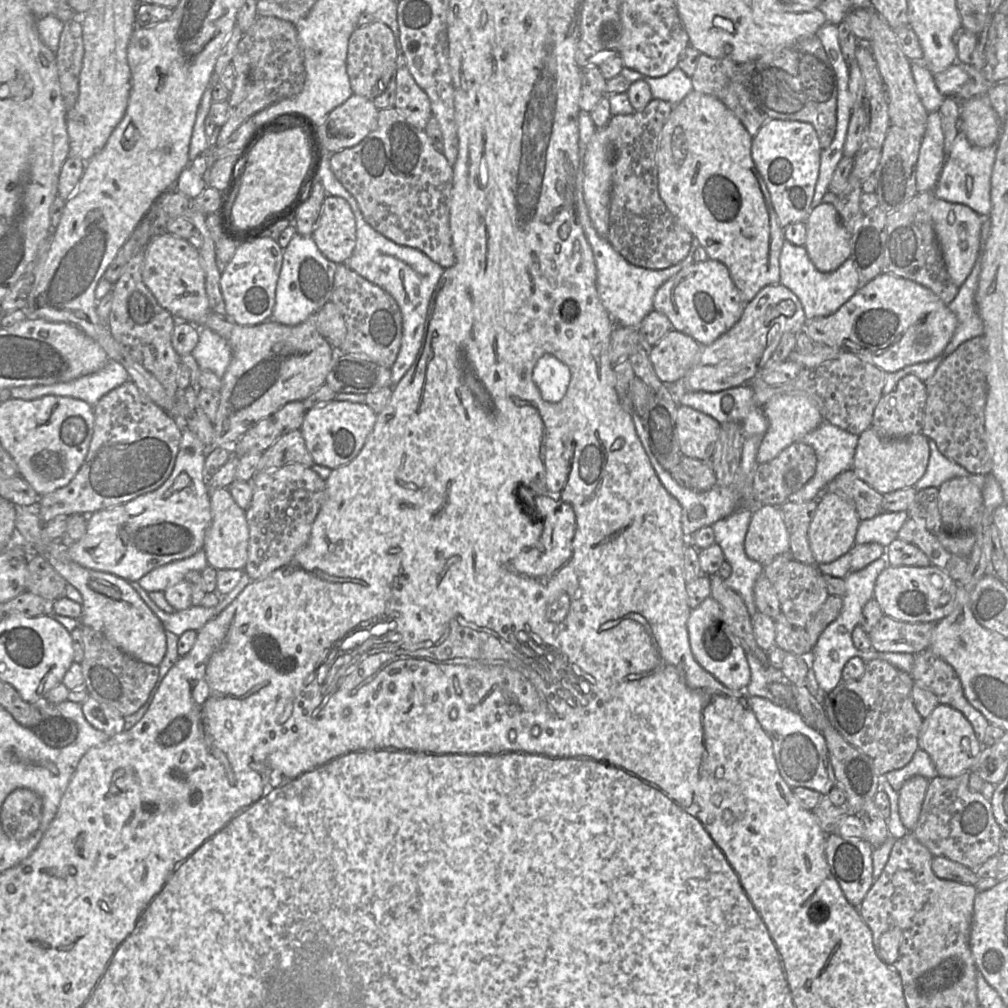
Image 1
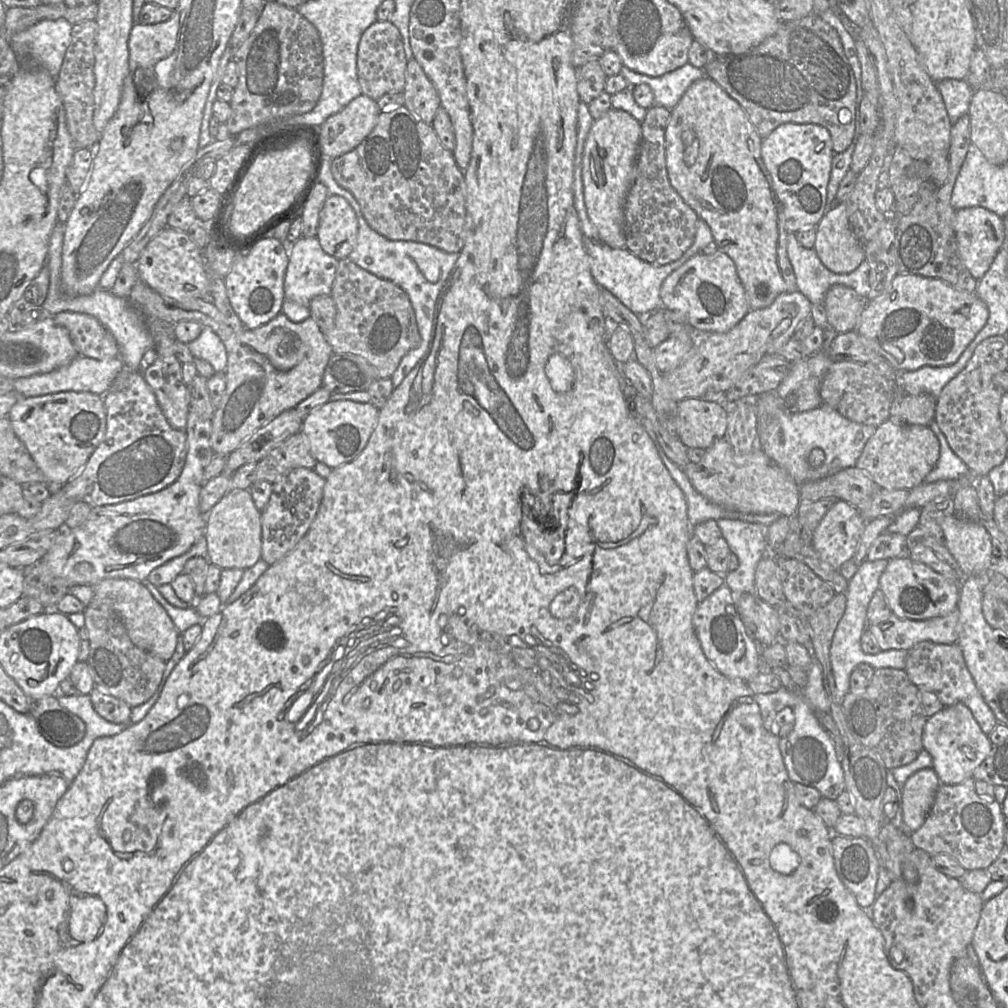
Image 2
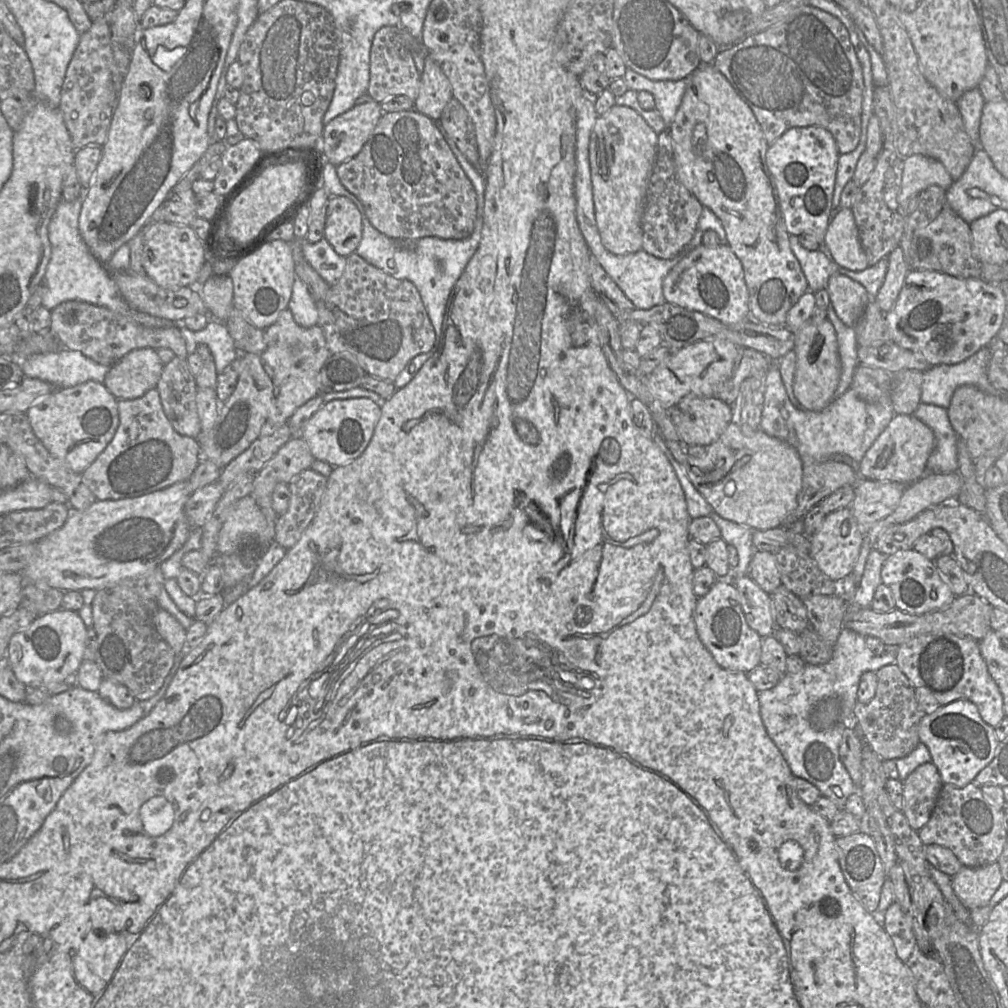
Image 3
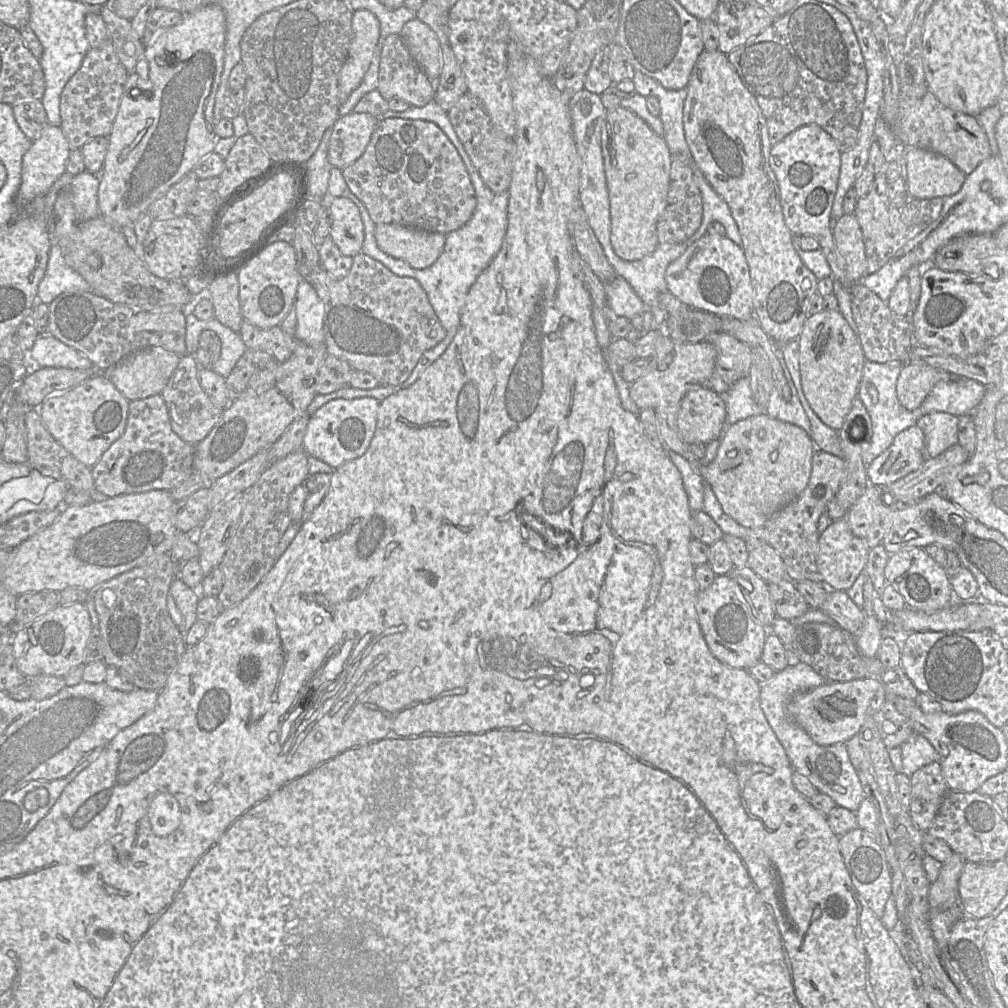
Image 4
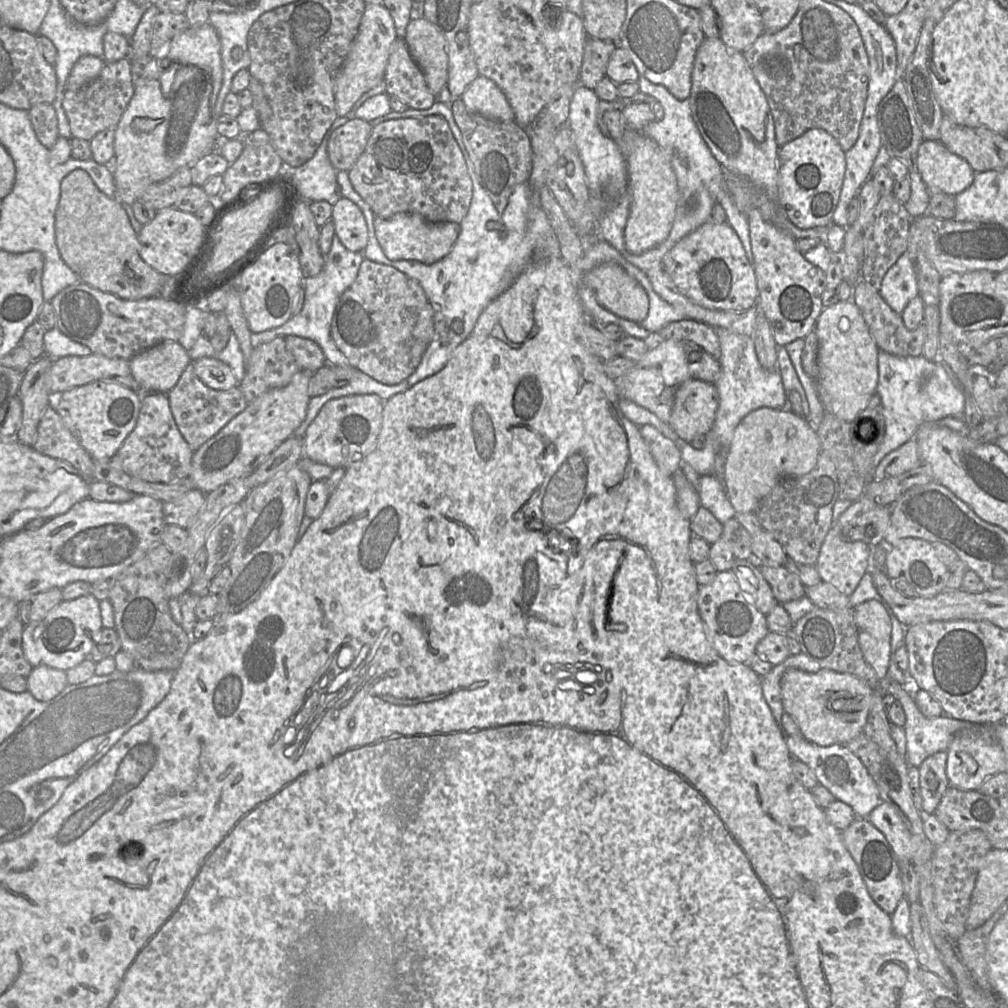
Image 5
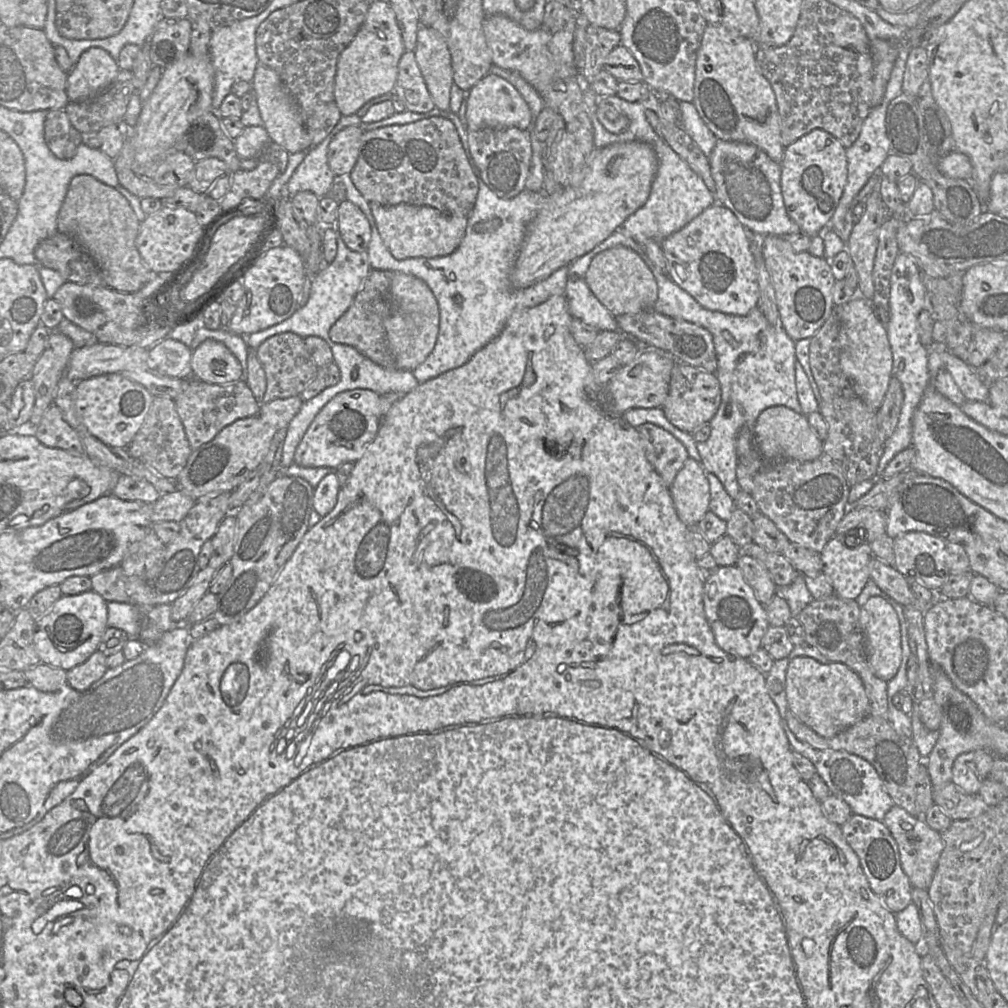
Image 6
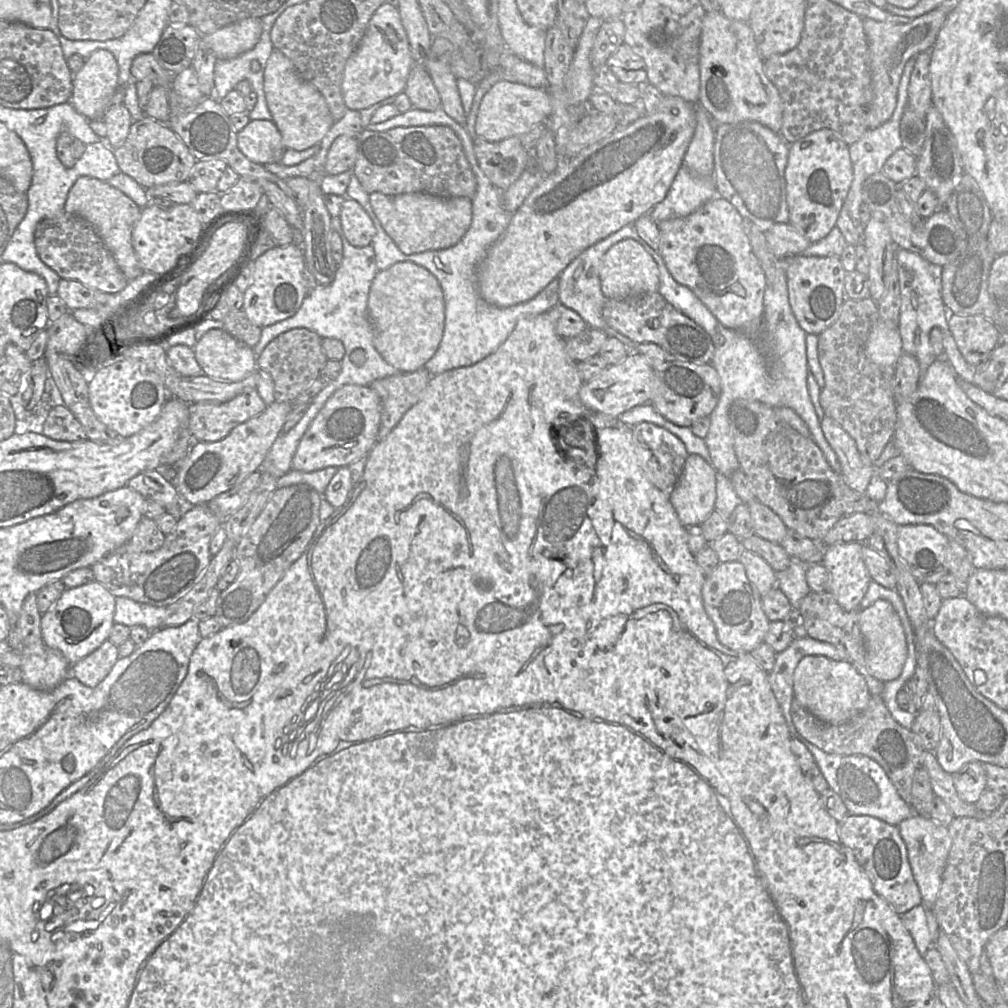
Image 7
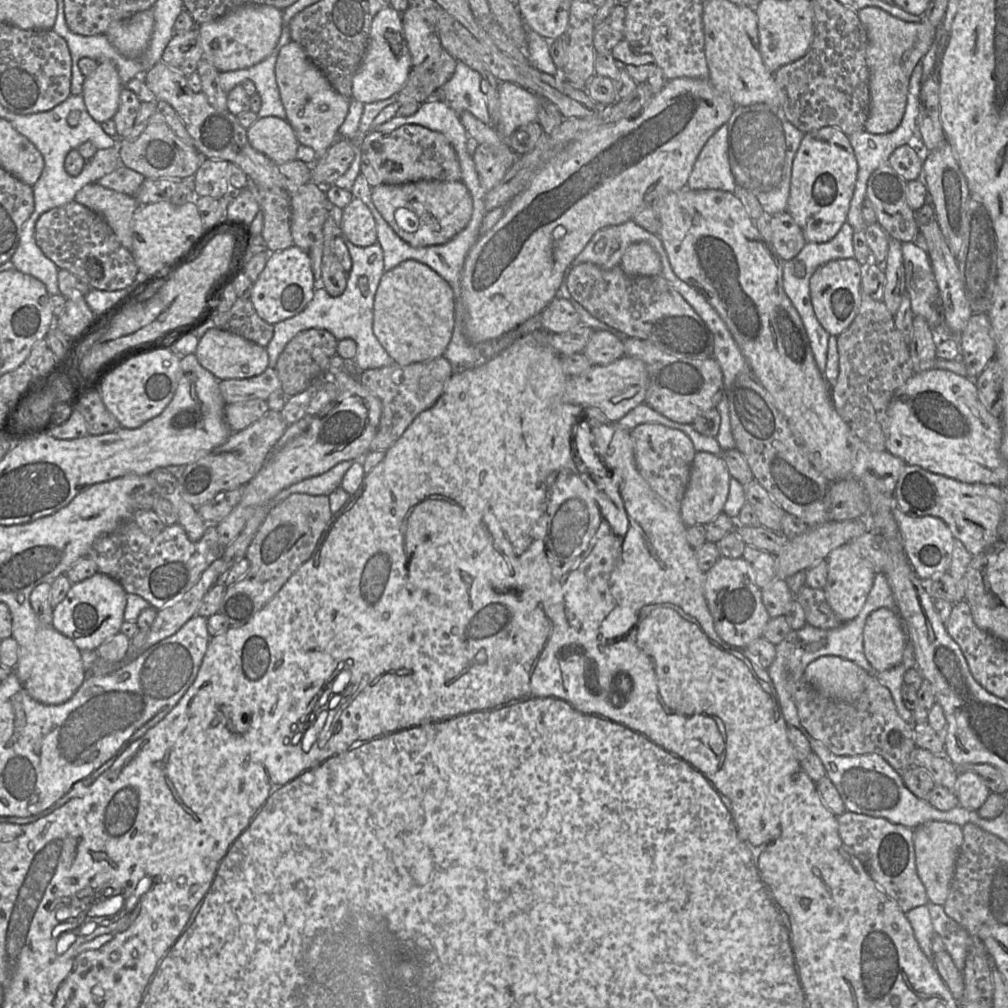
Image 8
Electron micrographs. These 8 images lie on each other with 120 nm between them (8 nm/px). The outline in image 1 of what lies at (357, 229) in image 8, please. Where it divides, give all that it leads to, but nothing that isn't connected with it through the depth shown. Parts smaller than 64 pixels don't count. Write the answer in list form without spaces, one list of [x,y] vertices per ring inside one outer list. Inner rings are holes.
[[[326,195],[311,236],[327,259],[345,263],[357,239],[356,218],[349,203],[340,196]]]

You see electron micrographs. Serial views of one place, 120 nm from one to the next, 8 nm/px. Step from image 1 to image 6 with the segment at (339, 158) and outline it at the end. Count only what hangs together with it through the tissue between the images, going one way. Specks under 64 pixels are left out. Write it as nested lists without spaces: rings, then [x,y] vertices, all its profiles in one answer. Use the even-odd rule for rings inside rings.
[[[443,116],[364,131],[360,153],[350,177],[369,202],[382,205],[426,205],[452,215],[468,216],[478,193],[478,179],[468,161],[459,134],[453,122]]]

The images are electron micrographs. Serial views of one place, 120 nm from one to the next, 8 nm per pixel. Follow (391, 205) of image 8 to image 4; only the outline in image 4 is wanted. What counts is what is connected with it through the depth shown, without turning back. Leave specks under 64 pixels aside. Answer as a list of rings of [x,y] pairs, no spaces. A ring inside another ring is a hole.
[[[395,223],[375,226],[379,248],[416,269],[428,268],[443,252],[446,234],[412,229]]]

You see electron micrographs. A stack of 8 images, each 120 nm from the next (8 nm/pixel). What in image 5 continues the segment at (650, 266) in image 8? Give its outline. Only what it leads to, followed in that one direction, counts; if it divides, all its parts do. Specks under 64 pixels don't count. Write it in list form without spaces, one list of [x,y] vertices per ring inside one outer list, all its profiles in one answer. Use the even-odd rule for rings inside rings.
[[[617,264],[597,265],[582,275],[580,285],[589,288],[600,305],[620,317],[641,323],[647,315],[647,292]]]

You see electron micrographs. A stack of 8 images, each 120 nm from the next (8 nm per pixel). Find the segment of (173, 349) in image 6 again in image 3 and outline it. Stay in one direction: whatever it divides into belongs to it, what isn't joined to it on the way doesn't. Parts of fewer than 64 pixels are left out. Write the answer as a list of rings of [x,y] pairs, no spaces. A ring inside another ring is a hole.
[[[134,349],[109,368],[103,384],[117,400],[139,398],[156,388],[163,366],[155,349]]]

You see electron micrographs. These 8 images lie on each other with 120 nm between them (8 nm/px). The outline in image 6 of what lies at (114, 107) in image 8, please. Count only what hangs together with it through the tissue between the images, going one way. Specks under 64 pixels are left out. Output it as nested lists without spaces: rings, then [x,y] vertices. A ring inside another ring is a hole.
[[[91,47],[84,51],[75,63],[73,69],[67,73],[66,91],[69,102],[80,102],[94,97],[104,89],[106,89],[117,77],[119,66],[111,55],[100,47]]]

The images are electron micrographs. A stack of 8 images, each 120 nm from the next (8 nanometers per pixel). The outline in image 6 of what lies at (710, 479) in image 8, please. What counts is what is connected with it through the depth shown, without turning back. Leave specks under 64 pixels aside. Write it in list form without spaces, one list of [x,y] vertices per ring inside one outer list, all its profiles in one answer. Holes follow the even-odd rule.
[[[688,457],[670,485],[670,494],[679,519],[687,527],[696,527],[709,510],[710,486],[701,462]]]

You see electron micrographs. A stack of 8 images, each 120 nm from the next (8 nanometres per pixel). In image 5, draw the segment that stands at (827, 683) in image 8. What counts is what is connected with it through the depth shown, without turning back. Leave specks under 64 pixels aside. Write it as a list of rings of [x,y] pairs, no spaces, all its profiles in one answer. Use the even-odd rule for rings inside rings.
[[[823,668],[816,673],[789,669],[781,679],[784,712],[796,722],[802,737],[822,747],[846,745],[863,733],[873,693],[874,690],[858,677]]]

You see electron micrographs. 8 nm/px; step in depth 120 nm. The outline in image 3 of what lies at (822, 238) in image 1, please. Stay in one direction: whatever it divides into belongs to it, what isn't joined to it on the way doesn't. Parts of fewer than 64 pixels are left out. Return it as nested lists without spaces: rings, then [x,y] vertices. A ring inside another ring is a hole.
[[[839,208],[834,218],[830,220],[821,250],[826,251],[833,261],[842,268],[852,271],[862,271],[869,266],[850,208]]]

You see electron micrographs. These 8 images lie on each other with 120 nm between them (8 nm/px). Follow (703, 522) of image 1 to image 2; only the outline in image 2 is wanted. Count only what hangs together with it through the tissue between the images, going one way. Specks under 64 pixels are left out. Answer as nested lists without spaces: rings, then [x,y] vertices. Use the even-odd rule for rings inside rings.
[[[659,448],[657,452],[670,475],[686,496],[687,517],[692,527],[710,519],[716,521],[720,518],[738,519],[768,526],[782,515],[738,512],[728,510],[713,503],[708,498],[697,492],[683,470],[666,456],[662,448]]]

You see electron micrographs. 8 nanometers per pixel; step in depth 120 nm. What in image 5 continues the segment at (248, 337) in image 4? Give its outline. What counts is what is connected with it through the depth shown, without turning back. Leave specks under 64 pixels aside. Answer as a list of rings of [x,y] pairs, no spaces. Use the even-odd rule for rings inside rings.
[[[294,335],[284,338],[286,350],[294,357],[300,369],[314,373],[327,364],[322,349],[313,340]]]

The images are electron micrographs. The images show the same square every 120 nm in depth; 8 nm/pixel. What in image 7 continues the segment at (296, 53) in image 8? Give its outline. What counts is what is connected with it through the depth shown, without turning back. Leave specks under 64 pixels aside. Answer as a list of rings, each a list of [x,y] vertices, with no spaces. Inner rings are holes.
[[[274,49],[264,71],[264,92],[272,121],[279,129],[286,149],[306,150],[318,145],[335,123],[325,98],[297,73],[293,62]]]

